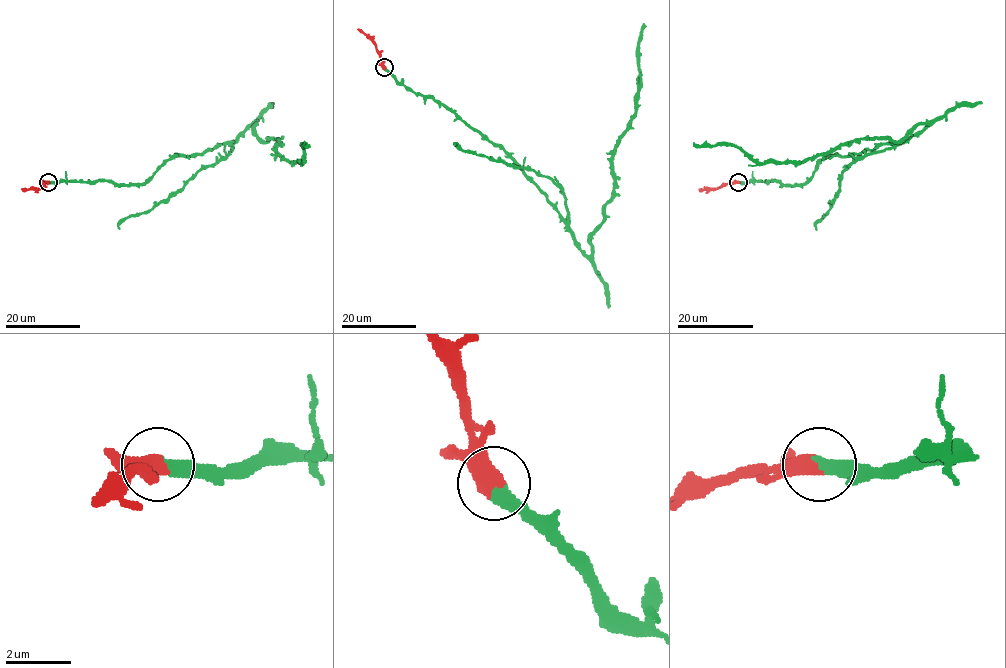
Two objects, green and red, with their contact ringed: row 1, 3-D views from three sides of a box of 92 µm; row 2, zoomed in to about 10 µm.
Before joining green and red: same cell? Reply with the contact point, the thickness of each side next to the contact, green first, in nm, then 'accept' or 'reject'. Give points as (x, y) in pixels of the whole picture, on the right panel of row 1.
at (738, 182); 480 nm thick on the green side, 600 nm on the other; accept

